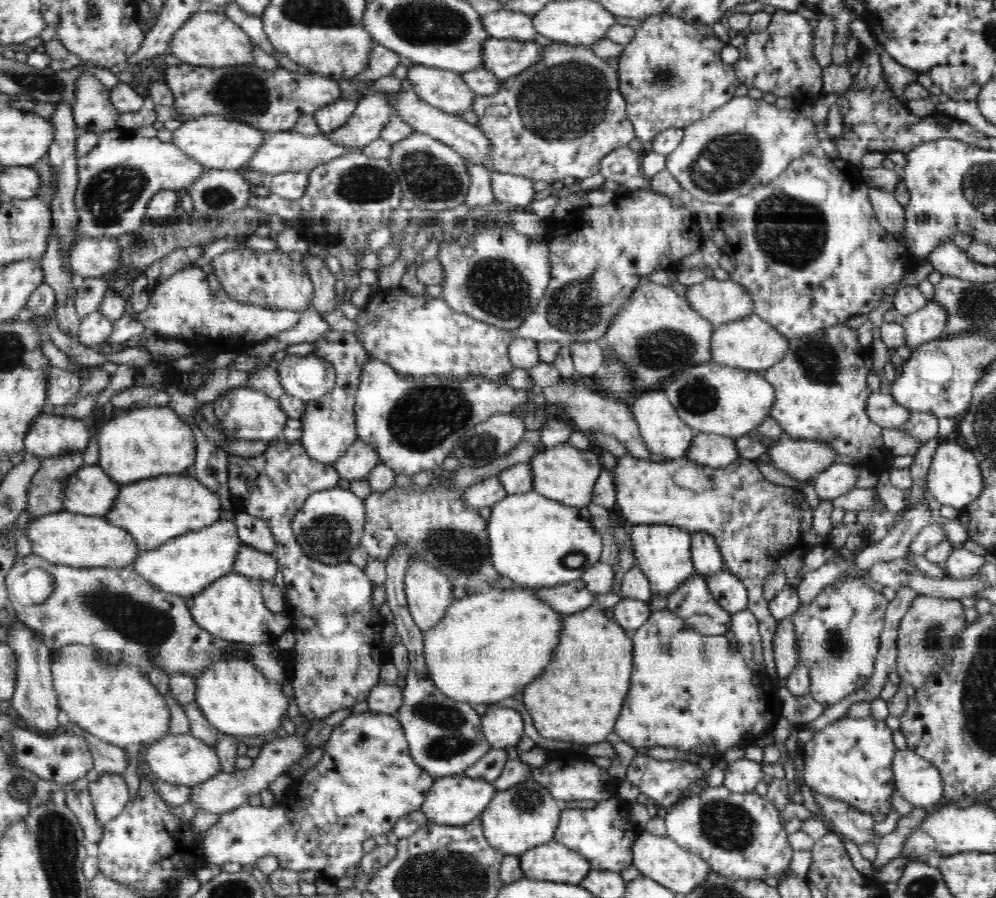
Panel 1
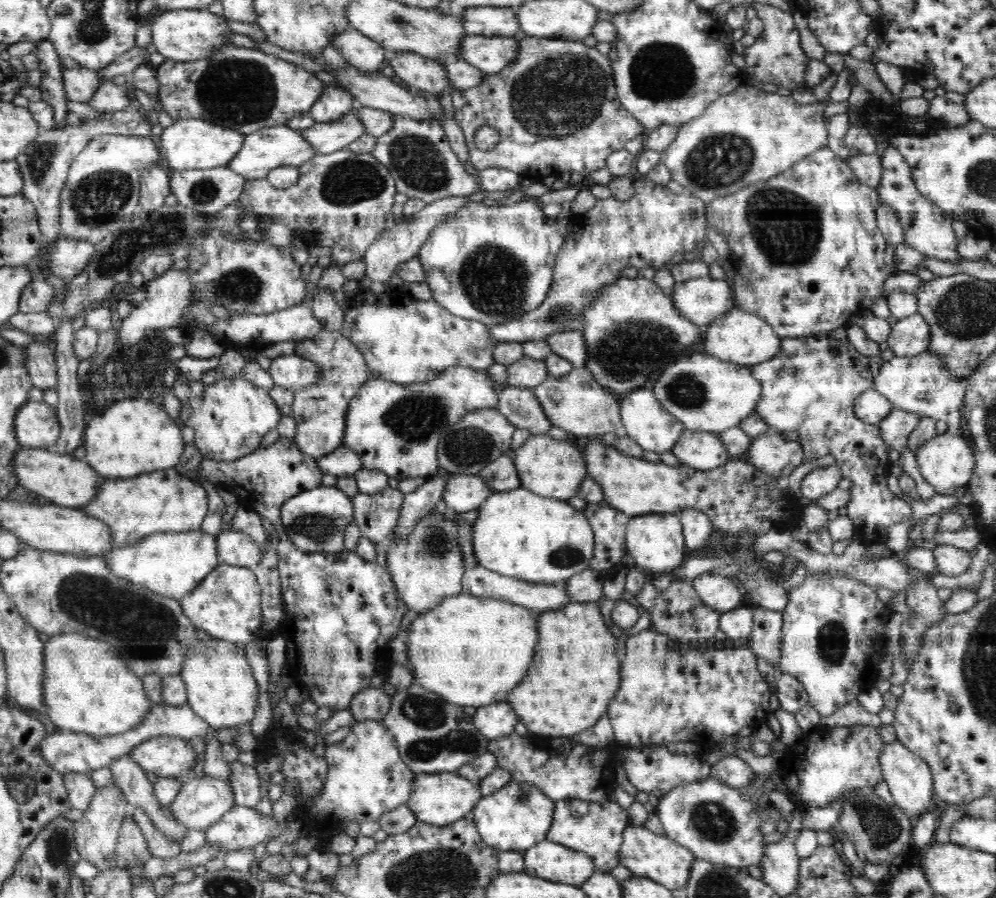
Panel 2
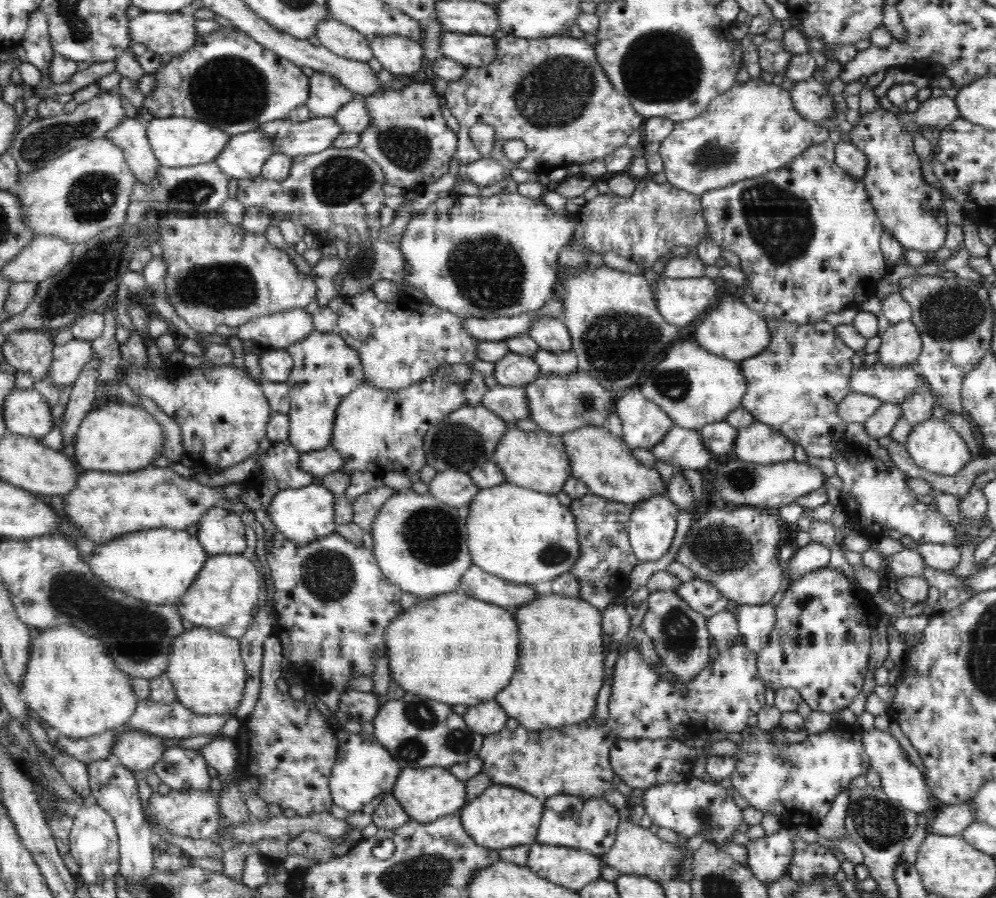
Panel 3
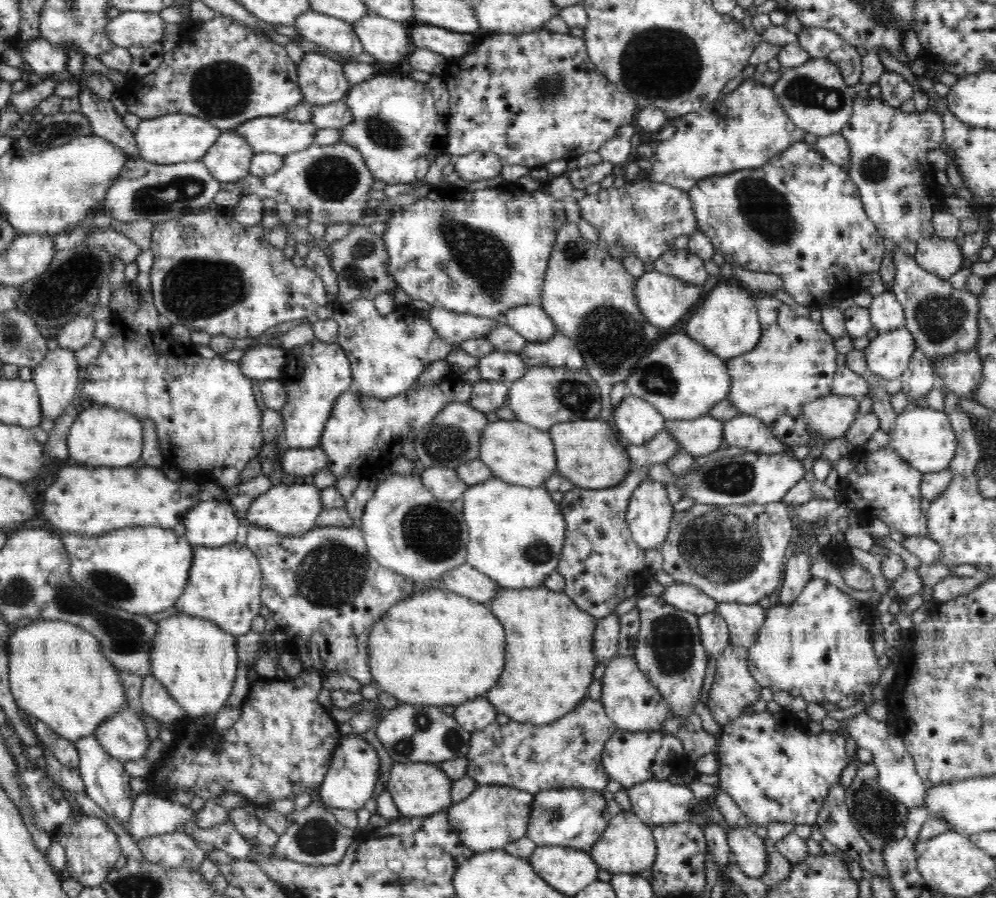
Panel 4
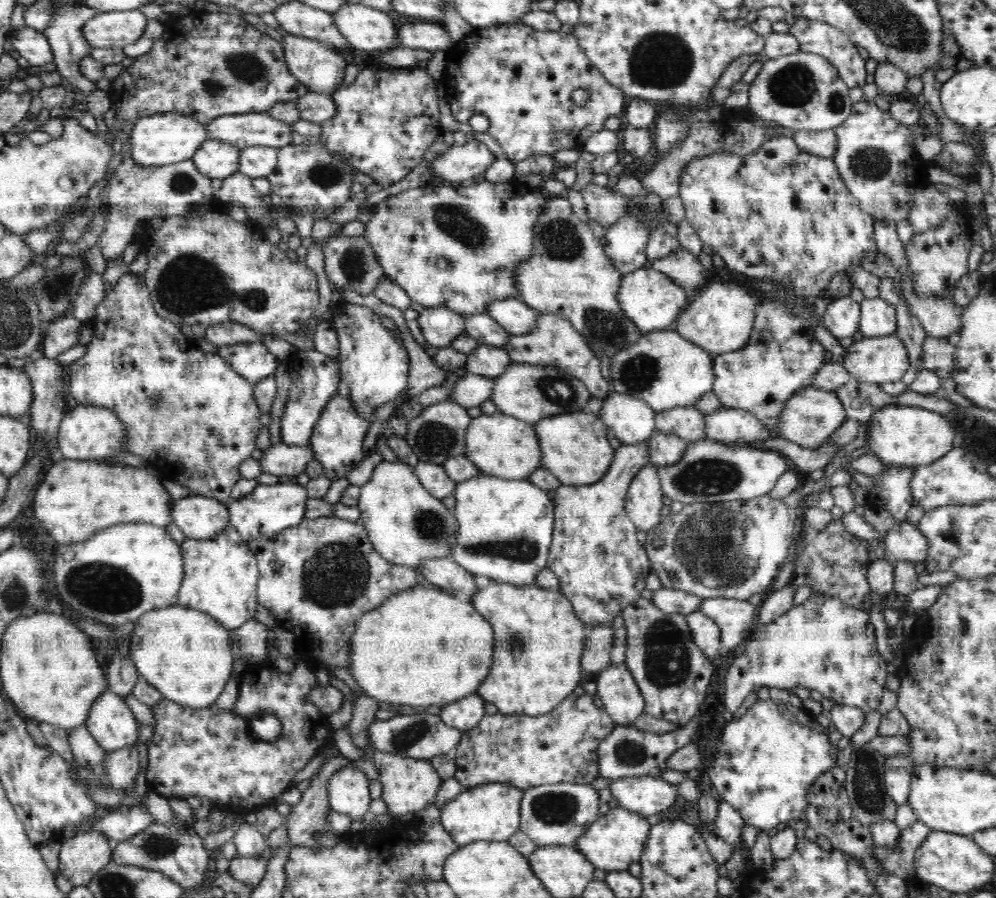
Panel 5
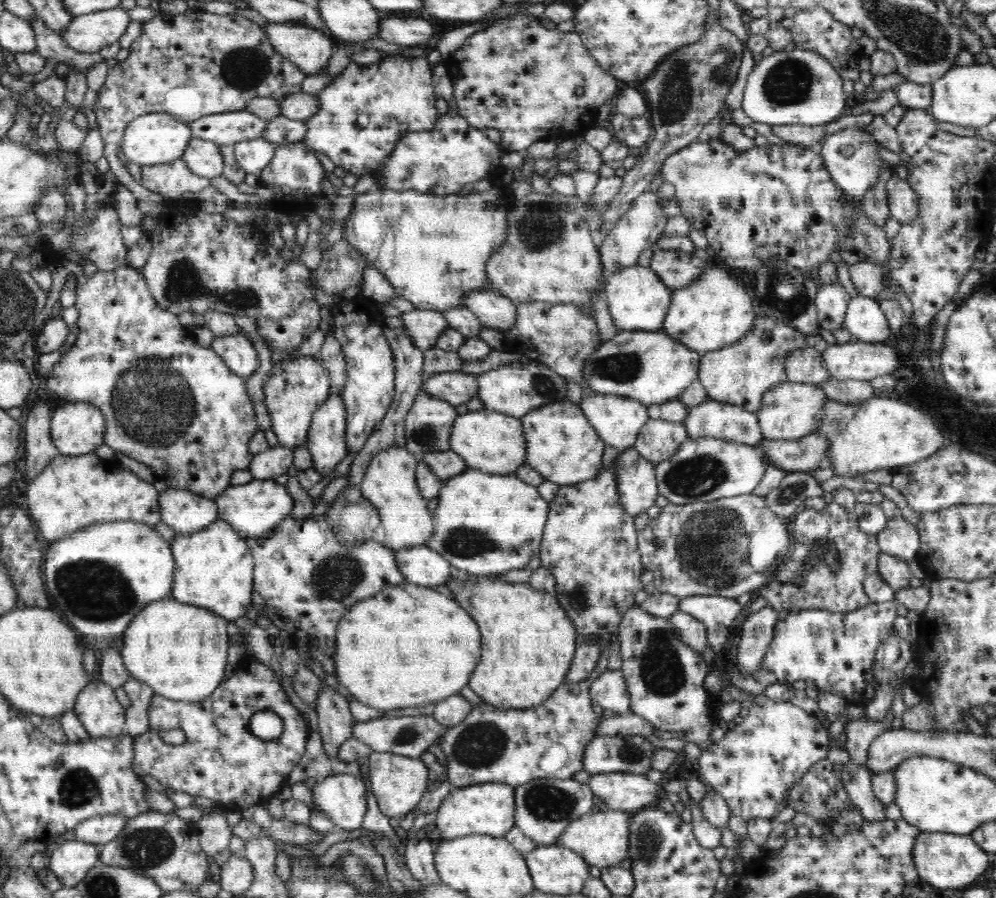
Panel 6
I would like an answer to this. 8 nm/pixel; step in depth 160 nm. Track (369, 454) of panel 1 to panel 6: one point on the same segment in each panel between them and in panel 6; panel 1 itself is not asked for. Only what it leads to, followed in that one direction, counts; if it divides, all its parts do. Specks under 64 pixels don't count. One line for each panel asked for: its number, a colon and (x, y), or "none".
2: (343, 462)
3: (320, 463)
4: (303, 462)
5: (281, 459)
6: (274, 461)

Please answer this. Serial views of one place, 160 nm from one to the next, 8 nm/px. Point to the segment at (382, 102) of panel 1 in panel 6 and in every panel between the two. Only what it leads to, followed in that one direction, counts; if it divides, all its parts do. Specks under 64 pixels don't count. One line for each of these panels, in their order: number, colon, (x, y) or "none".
2: (324, 138)
3: (314, 135)
4: (275, 134)
5: (253, 129)
6: (226, 128)

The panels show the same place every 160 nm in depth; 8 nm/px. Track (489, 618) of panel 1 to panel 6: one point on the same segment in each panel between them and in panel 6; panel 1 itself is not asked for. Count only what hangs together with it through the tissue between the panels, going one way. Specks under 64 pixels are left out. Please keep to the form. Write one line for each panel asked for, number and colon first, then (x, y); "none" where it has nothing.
2: (473, 651)
3: (453, 648)
4: (435, 648)
5: (424, 646)
6: (407, 645)

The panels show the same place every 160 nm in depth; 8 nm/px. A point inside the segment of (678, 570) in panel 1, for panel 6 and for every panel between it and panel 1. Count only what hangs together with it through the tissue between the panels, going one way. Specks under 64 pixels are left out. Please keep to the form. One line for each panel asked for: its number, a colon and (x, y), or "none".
2: (656, 542)
3: (652, 525)
4: (649, 514)
5: (645, 498)
6: (637, 485)

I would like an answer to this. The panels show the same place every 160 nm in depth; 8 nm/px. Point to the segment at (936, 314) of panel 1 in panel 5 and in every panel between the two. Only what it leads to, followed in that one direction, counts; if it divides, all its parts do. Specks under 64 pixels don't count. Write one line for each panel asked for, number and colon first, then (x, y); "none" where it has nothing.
2: (909, 336)
3: (901, 344)
4: (888, 355)
5: (880, 359)

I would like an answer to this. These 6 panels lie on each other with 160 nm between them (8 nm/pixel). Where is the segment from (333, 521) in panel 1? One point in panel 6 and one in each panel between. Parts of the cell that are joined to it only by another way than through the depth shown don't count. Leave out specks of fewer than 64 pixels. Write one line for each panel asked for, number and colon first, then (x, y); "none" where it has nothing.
2: (314, 520)
3: (304, 515)
4: (292, 509)
5: (269, 509)
6: (255, 509)

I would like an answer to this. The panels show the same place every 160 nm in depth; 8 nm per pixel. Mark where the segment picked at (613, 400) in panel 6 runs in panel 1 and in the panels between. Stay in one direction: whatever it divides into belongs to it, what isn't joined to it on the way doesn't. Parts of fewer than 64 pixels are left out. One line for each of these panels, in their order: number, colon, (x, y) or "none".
1: (663, 432)
2: (645, 420)
3: (644, 424)
4: (636, 421)
5: (632, 421)

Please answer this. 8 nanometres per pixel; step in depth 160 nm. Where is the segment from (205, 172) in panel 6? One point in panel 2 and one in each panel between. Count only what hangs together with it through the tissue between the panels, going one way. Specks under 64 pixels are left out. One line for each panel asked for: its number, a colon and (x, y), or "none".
2: (270, 147)
3: (244, 155)
4: (228, 159)
5: (216, 159)

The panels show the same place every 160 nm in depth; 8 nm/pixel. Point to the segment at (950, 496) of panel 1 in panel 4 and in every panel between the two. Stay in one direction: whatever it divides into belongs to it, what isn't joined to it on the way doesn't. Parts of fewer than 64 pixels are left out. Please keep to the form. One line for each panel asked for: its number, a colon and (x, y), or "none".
2: (947, 461)
3: (934, 445)
4: (924, 438)

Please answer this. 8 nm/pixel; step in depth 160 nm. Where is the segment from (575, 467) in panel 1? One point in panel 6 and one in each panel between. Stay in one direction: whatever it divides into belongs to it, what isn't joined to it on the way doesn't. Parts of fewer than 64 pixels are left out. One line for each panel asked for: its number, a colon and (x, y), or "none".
2: (552, 468)
3: (537, 460)
4: (518, 453)
5: (499, 445)
6: (490, 441)

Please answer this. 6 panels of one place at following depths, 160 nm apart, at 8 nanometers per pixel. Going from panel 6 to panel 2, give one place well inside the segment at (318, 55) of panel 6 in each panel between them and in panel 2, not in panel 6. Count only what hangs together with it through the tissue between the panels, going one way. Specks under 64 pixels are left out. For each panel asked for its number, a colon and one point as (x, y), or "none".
2: (334, 102)
3: (327, 95)
4: (321, 79)
5: (320, 68)

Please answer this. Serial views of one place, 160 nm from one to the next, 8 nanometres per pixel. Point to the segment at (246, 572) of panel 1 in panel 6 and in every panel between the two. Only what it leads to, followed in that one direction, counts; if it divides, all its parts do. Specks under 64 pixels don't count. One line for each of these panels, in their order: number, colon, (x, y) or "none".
2: (234, 547)
3: (220, 531)
4: (213, 523)
5: (199, 517)
6: (186, 512)

